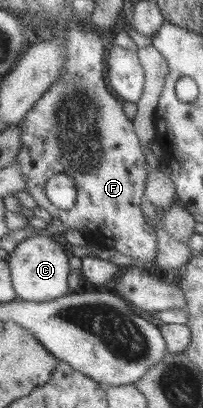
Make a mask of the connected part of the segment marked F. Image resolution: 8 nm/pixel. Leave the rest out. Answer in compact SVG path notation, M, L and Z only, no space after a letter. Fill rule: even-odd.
M71 22L66 28L66 35L64 36L64 50L67 52L65 56L65 66L61 70L61 76L57 79L57 82L53 86L49 86L49 92L45 92L45 95L41 96L41 100L37 100L37 103L29 110L20 123L19 129L21 129L21 145L23 145L19 152L16 154L16 164L21 169L22 175L24 176L24 181L26 182L25 192L29 193L31 197L37 203L37 207L44 208L53 218L61 220L61 222L68 228L69 231L77 231L81 233L90 244L101 245L105 249L115 248L117 252L133 258L134 266L139 269L145 268L145 264L151 264L154 262L154 258L157 254L158 249L158 236L153 223L148 222L144 217L141 210L141 202L144 196L145 185L147 177L149 176L148 164L145 161L145 154L142 149L139 137L134 130L134 125L129 118L124 113L124 102L107 88L103 74L105 74L105 39L103 38L103 33L93 28L89 24L80 24ZM56 174L66 174L70 176L75 181L75 186L77 187L77 198L75 200L75 205L69 210L61 210L49 202L47 196L45 195L45 183Z

